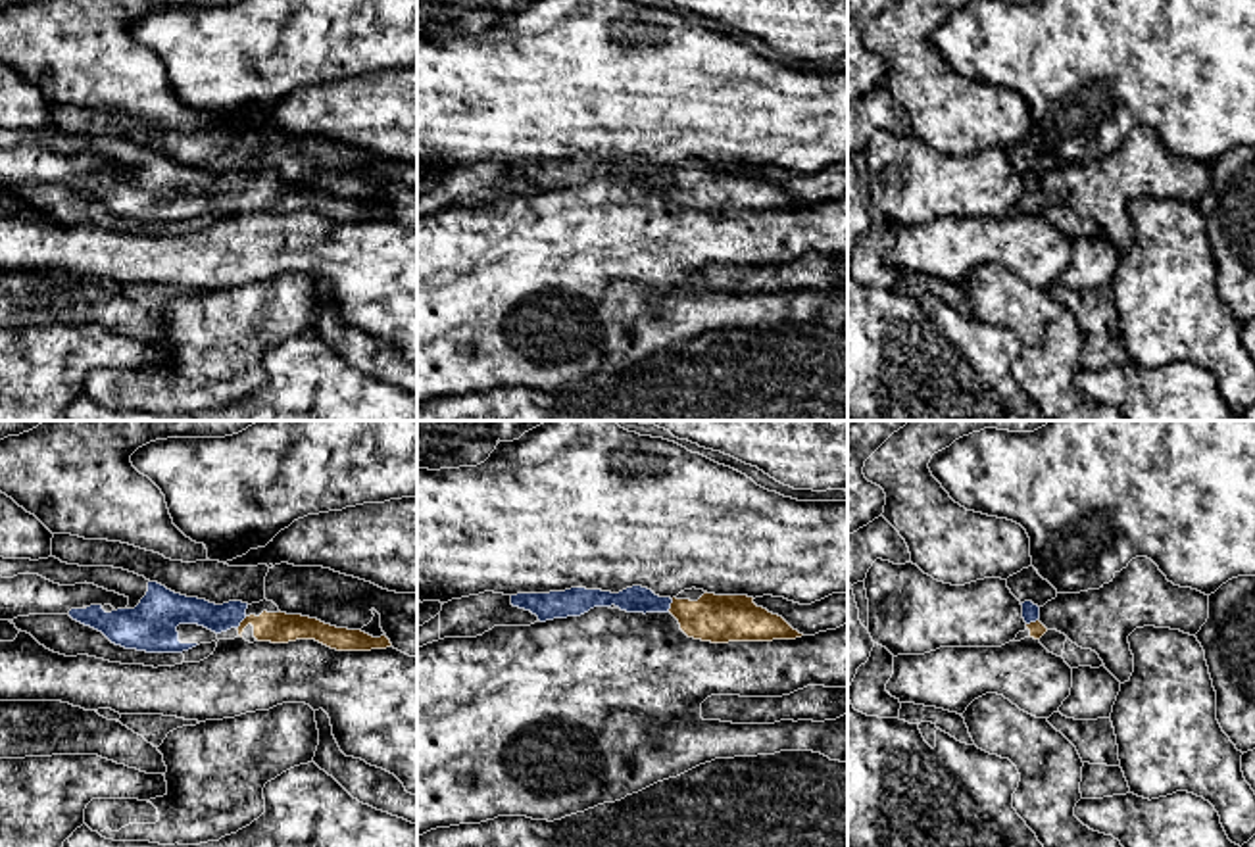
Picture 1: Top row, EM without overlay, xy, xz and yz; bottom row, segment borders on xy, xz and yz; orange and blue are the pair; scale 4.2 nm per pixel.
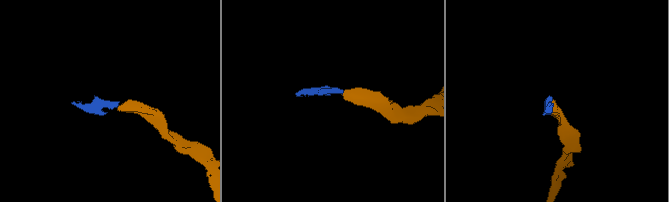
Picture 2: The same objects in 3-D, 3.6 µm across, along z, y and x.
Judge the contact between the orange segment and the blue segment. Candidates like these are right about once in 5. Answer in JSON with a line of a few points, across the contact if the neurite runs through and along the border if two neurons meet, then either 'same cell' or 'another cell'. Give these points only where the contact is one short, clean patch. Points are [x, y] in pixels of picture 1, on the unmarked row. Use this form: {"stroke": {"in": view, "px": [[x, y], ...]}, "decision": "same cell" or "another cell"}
{"stroke": {"in": "xz", "px": [[719, 189], [696, 189], [671, 175], [633, 169]]}, "decision": "same cell"}

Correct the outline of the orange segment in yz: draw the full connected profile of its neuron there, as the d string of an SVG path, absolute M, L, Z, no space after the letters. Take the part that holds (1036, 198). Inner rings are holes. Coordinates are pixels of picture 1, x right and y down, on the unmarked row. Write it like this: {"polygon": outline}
{"polygon": "M1024 171L1022 175L1022 188L1026 192L1026 198L1030 200L1030 207L1040 209L1047 198L1038 190L1040 188L1040 177L1032 171Z"}

